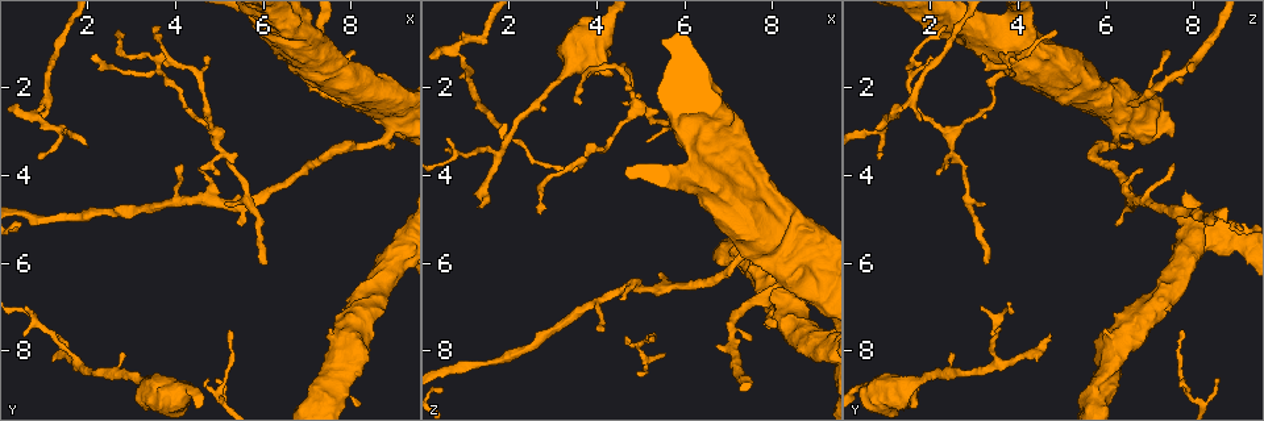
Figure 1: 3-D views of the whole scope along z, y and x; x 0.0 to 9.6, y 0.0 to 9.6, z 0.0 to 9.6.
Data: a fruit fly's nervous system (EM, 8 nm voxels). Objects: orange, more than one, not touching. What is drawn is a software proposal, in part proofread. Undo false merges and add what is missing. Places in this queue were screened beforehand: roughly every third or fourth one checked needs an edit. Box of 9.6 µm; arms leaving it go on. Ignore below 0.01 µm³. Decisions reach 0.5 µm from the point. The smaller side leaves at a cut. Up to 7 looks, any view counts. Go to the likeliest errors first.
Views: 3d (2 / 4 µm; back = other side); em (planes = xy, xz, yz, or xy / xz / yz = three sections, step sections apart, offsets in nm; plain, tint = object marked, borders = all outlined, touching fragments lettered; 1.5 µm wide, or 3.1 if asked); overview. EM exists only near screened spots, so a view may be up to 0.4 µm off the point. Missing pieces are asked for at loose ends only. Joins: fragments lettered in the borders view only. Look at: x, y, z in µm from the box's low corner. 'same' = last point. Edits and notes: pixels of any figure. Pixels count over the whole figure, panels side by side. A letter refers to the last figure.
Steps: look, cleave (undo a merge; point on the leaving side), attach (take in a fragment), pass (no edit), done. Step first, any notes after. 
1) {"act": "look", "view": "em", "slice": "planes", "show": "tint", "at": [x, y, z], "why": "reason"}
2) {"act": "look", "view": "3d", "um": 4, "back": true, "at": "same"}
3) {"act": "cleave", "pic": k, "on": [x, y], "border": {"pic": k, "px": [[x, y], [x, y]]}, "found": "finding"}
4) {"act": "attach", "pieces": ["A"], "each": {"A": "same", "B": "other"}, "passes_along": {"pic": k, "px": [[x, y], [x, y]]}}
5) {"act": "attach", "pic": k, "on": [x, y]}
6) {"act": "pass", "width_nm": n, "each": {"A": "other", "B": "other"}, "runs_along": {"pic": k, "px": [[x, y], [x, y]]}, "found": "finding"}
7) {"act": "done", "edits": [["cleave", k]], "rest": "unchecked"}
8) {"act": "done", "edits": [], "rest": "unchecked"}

{"act": "look", "view": "em", "slice": "xy", "step": 4, "show": "borders", "at": [8.95, 2.85, 6.30], "why": "sudden change in width"}

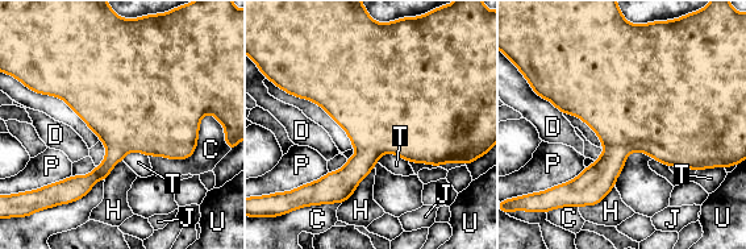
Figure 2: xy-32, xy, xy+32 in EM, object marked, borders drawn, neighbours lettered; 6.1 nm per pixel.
{"act": "pass", "longest_contact_nm": ["C", 460], "each": {"C": "other", "D": "other", "H": "other", "J": "other", "P": "other", "T": "other", "U": "other"}, "found": "all the same neuron"}

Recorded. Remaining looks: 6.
{"act": "look", "view": "3d", "um": 4, "at": [5.05, 3.95, 2.20], "why": "branch stops here"}

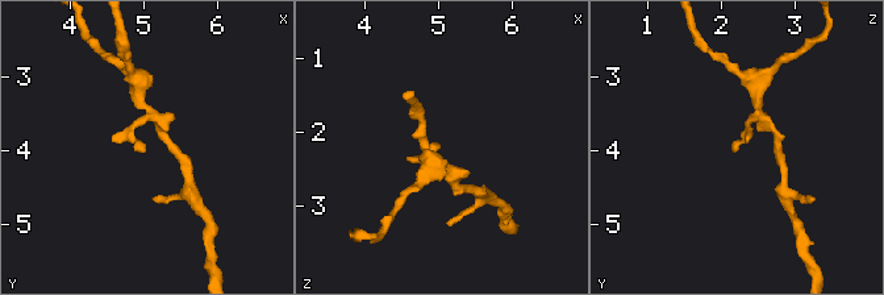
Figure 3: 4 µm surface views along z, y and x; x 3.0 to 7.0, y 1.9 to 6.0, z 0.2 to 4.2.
{"act": "look", "view": "em", "slice": "planes", "show": "tint", "at": [5.05, 3.95, 2.25]}

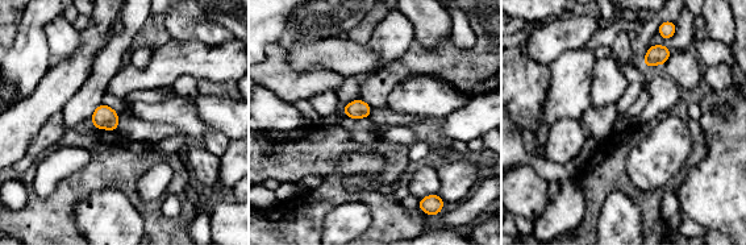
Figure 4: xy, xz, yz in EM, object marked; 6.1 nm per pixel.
{"act": "look", "view": "em", "slice": "planes", "show": "borders", "at": "same", "why": "see the neighbours"}

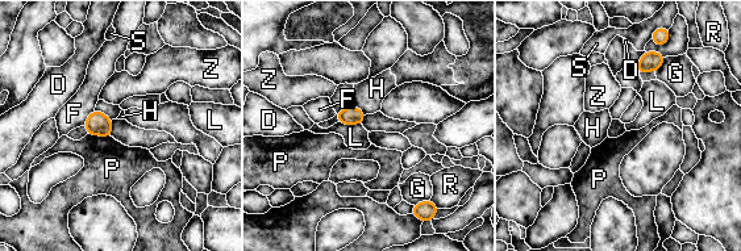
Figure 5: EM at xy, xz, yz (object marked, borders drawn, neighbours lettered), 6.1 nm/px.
{"act": "pass", "width_nm": 110, "each": {"D": "other", "F": "other", "G": "other", "H": "other", "L": "other", "P": "other", "R": "other", "S": "other", "Z": "other"}, "border": {"pic": 5, "px": [[338, 121], [344, 124], [361, 124]]}, "found": "no lettered fragment goes on from it"}

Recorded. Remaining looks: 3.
{"act": "look", "view": "em", "slice": "xy", "step": 4, "show": "borders", "at": [6.10, 6.00, 3.40], "why": "thin end"}

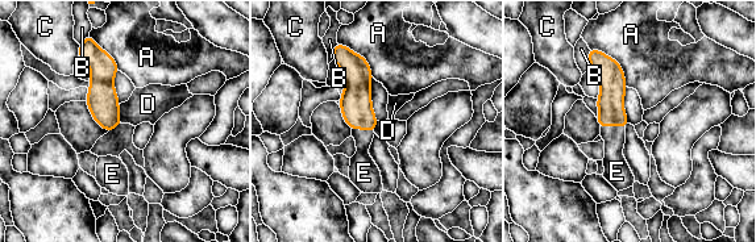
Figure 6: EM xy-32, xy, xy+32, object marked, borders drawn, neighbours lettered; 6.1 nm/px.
{"act": "look", "view": "em", "slice": "planes", "show": "borders", "at": "same"}

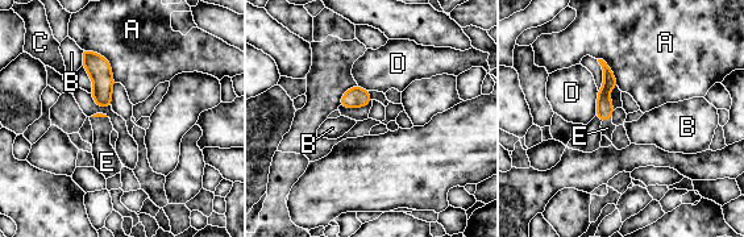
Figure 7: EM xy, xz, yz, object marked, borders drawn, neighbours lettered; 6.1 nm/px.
{"act": "attach", "pieces": ["E"], "width_nm": 100, "each": {"A": "other", "B": "other", "C": "other", "D": "other", "E": "same"}, "found": "it goes on there"}

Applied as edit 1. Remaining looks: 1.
{"act": "done", "edits": [["attach", 7]], "rest": "unchecked"}

